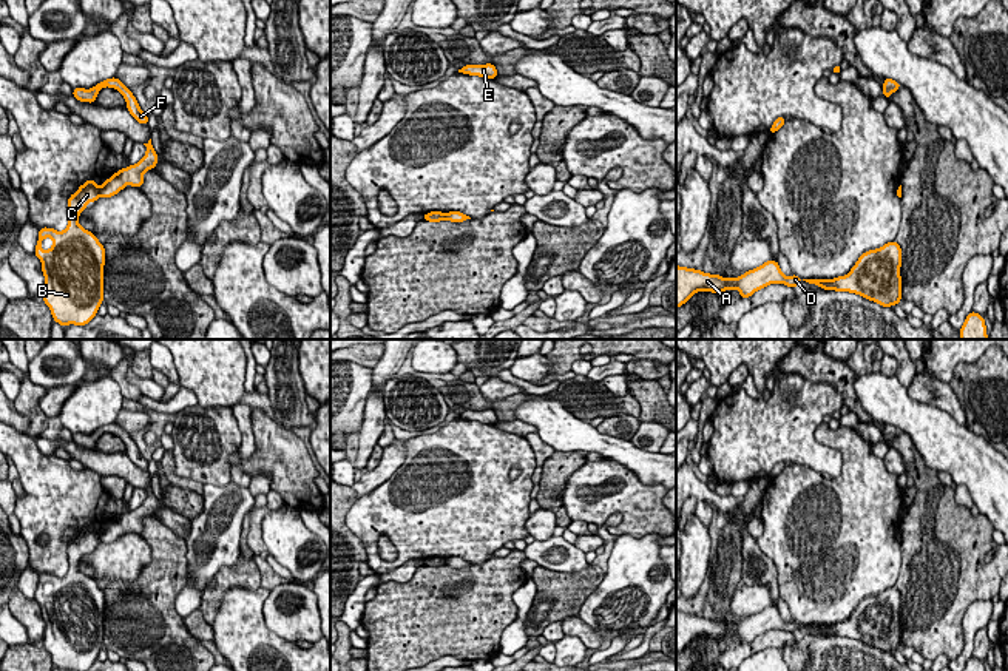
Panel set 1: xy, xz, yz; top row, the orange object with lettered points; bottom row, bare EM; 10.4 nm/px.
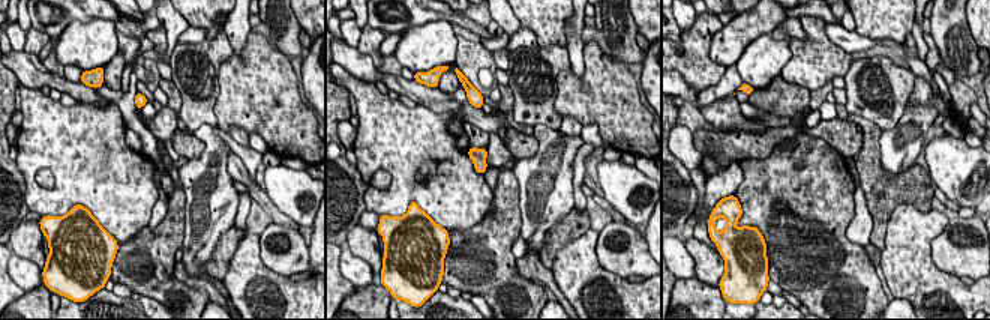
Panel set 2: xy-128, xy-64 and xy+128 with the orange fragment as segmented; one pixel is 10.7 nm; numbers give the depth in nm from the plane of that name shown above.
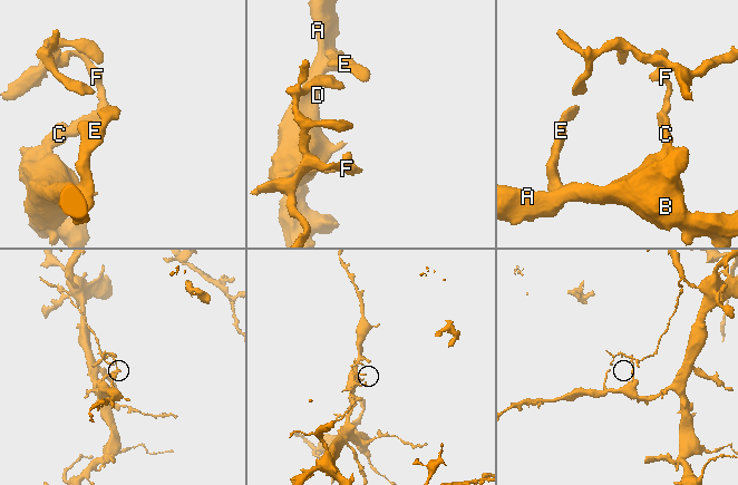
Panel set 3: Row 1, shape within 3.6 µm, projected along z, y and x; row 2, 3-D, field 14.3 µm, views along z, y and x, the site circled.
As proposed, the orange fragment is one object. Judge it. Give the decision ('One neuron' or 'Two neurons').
Two neurons

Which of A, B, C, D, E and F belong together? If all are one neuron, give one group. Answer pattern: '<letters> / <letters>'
A B C D E / F

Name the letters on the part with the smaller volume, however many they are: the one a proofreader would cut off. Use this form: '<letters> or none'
F

